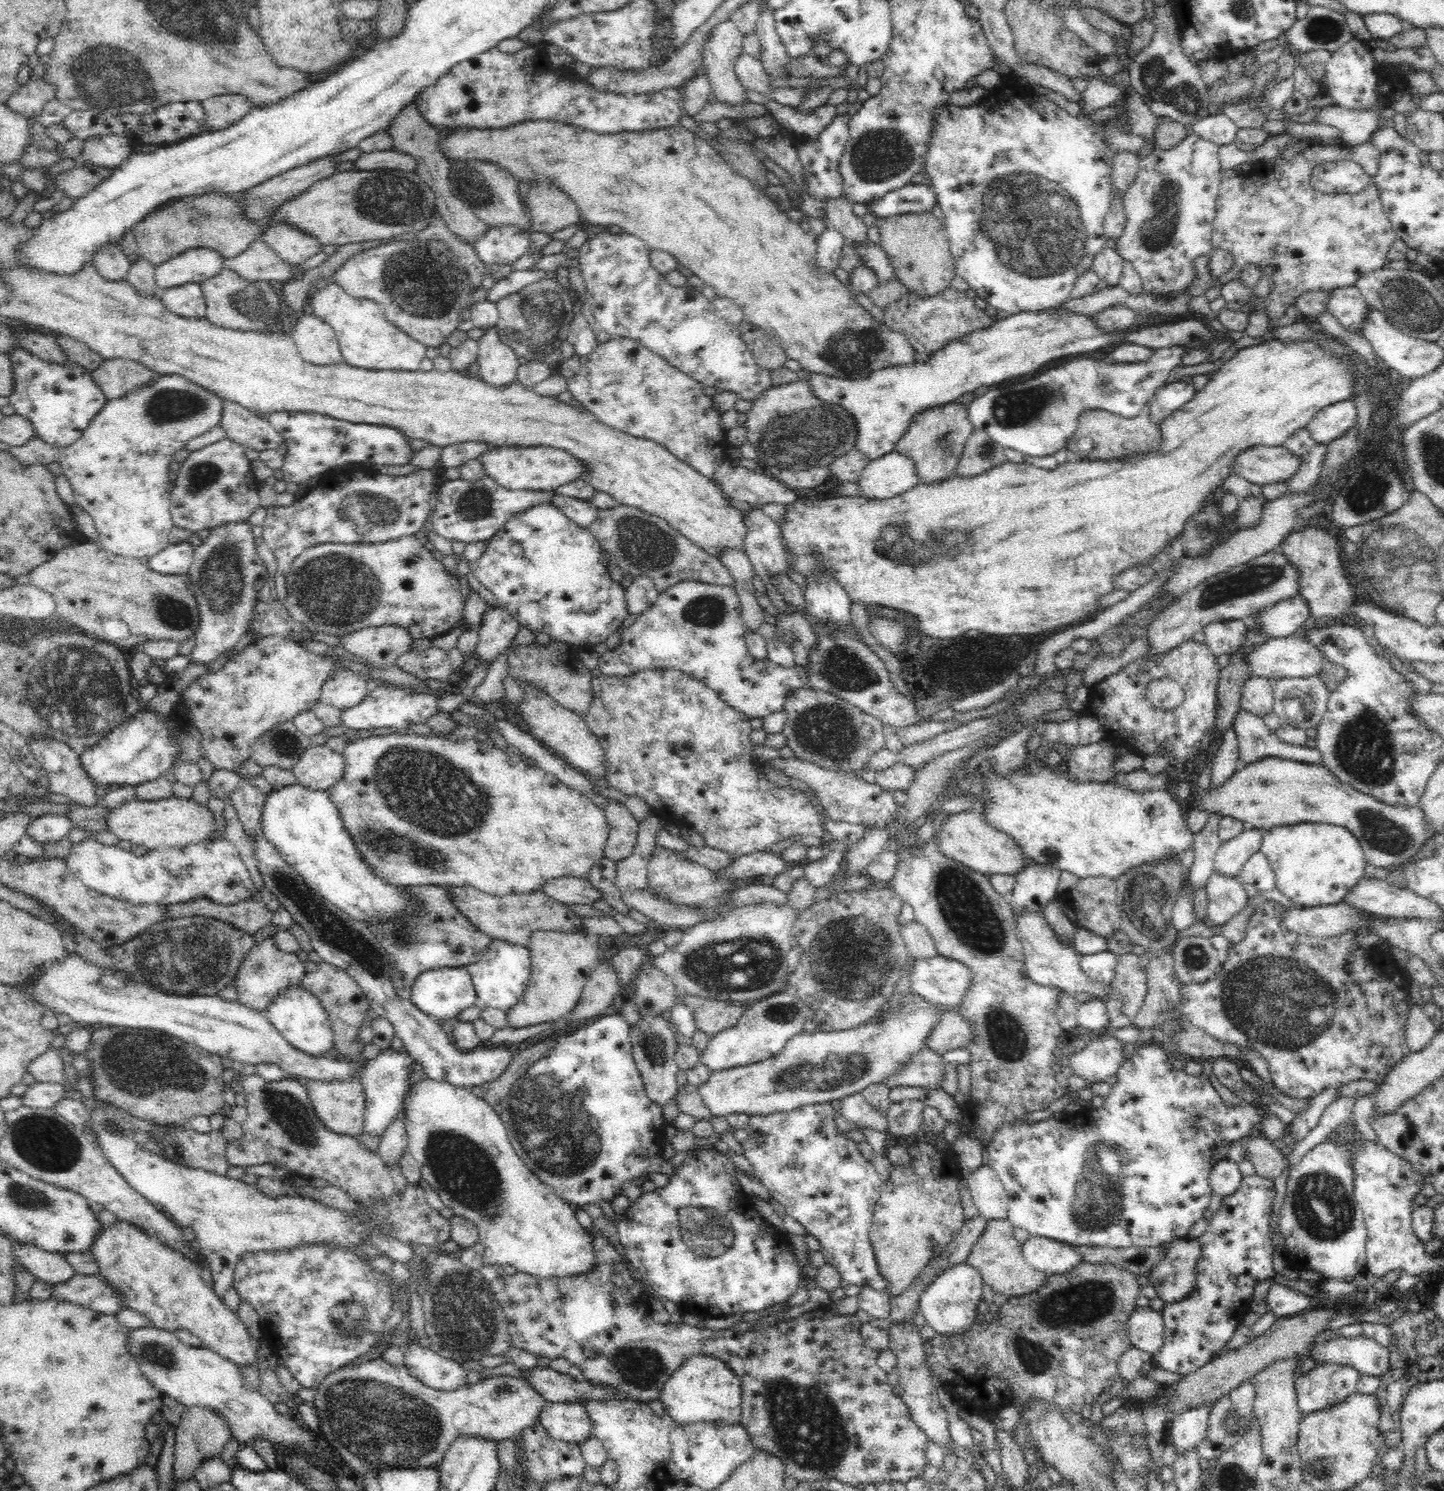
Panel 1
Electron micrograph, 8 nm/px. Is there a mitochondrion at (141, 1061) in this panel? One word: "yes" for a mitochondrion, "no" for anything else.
yes

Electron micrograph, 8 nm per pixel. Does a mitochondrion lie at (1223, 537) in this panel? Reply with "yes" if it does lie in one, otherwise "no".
no

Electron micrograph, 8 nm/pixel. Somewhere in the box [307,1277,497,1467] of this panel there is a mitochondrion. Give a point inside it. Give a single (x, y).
(351, 1318)

